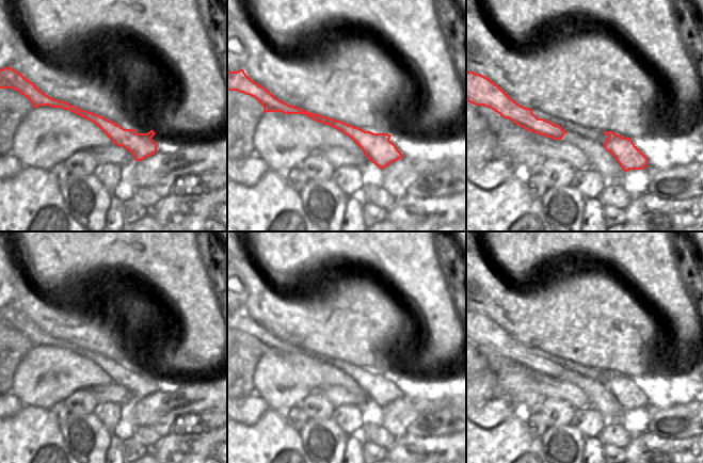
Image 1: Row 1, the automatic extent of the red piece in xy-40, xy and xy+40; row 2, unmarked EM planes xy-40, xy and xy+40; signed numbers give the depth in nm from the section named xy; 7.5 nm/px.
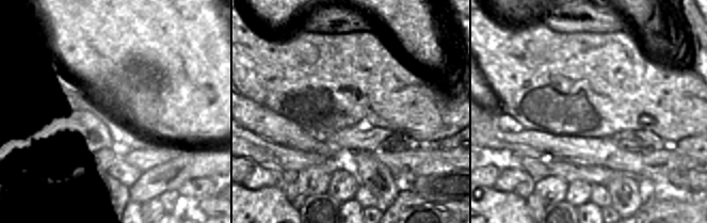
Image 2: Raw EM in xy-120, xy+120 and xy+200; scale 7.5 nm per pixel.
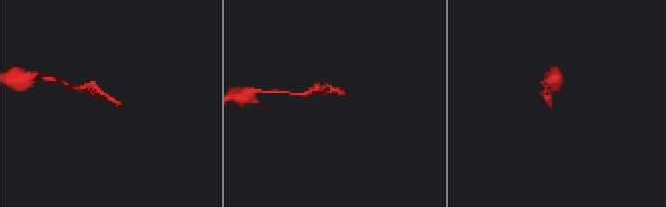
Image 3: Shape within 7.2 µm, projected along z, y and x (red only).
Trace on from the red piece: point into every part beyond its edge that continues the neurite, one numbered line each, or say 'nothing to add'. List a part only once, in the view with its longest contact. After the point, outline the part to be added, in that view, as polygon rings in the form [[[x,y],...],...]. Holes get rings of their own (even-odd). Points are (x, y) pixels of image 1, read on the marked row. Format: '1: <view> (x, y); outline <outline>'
1: xy+40 (592, 134); outline [[[532,110],[532,113],[538,118],[544,118],[555,125],[559,125],[562,129],[564,129],[569,133],[576,133],[582,138],[587,138],[593,142],[600,142],[602,144],[605,143],[608,138],[603,131],[597,131],[595,129],[591,129],[589,127],[582,127],[580,125],[571,124],[569,122],[564,122],[562,119],[558,119],[554,116],[550,116],[540,110]]]

